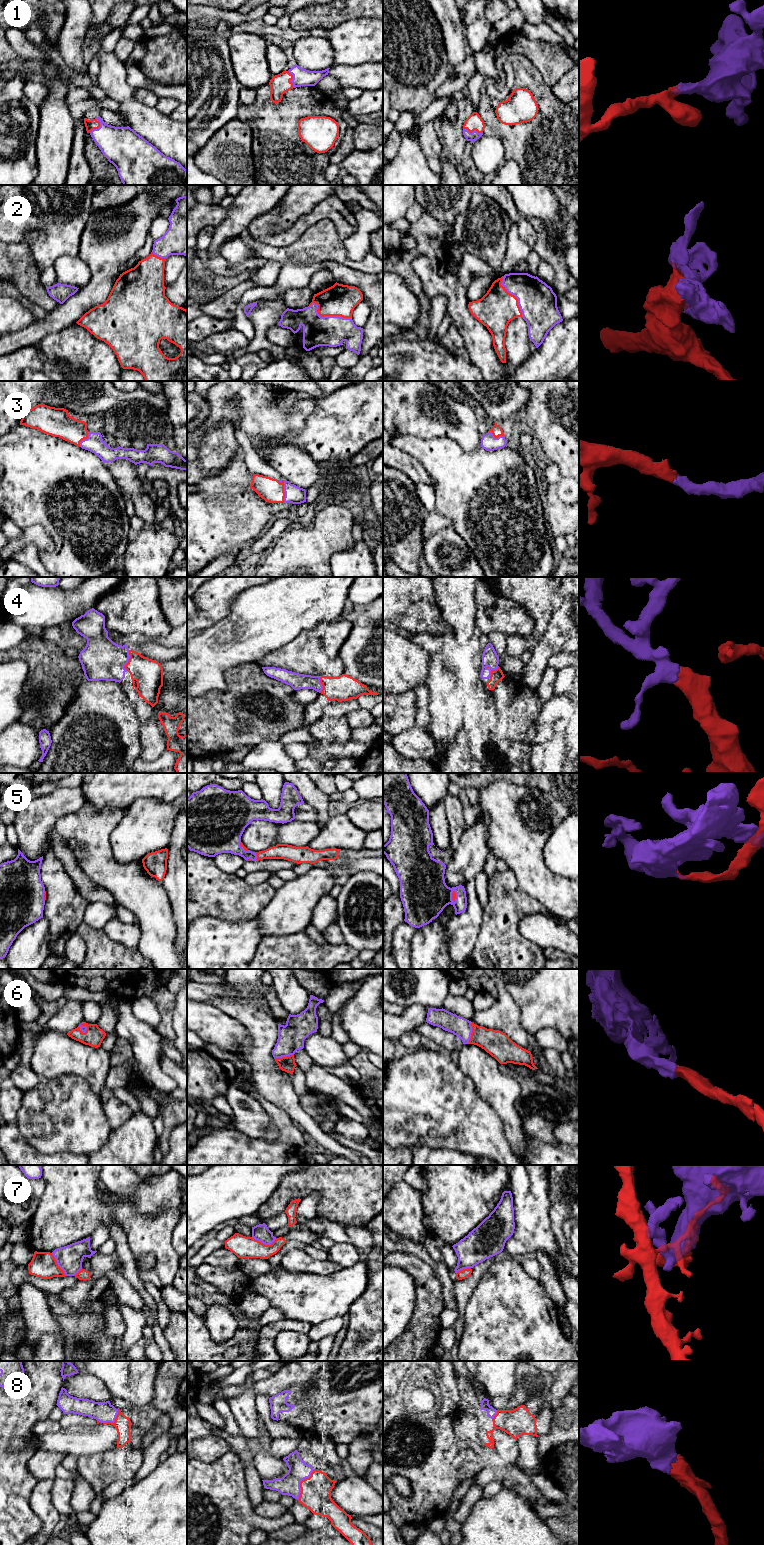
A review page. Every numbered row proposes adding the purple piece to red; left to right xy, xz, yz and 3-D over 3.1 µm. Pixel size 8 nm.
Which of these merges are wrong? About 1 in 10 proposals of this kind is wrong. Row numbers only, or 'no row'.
7

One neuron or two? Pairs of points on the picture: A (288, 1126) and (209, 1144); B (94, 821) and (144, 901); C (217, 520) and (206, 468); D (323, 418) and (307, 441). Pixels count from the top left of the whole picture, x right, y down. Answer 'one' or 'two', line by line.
A: one
B: one
C: two
D: one

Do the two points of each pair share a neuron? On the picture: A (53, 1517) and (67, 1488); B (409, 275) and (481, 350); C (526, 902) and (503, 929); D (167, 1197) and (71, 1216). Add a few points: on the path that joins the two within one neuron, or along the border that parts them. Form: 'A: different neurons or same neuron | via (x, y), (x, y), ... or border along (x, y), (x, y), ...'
A: different neurons | border along (51, 1487), (51, 1503), (60, 1513)
B: different neurons | border along (424, 255), (419, 255), (412, 263), (418, 278)
C: same neuron | via (519, 909), (507, 922)
D: different neurons | border along (114, 1193), (129, 1196), (139, 1213), (157, 1212)

